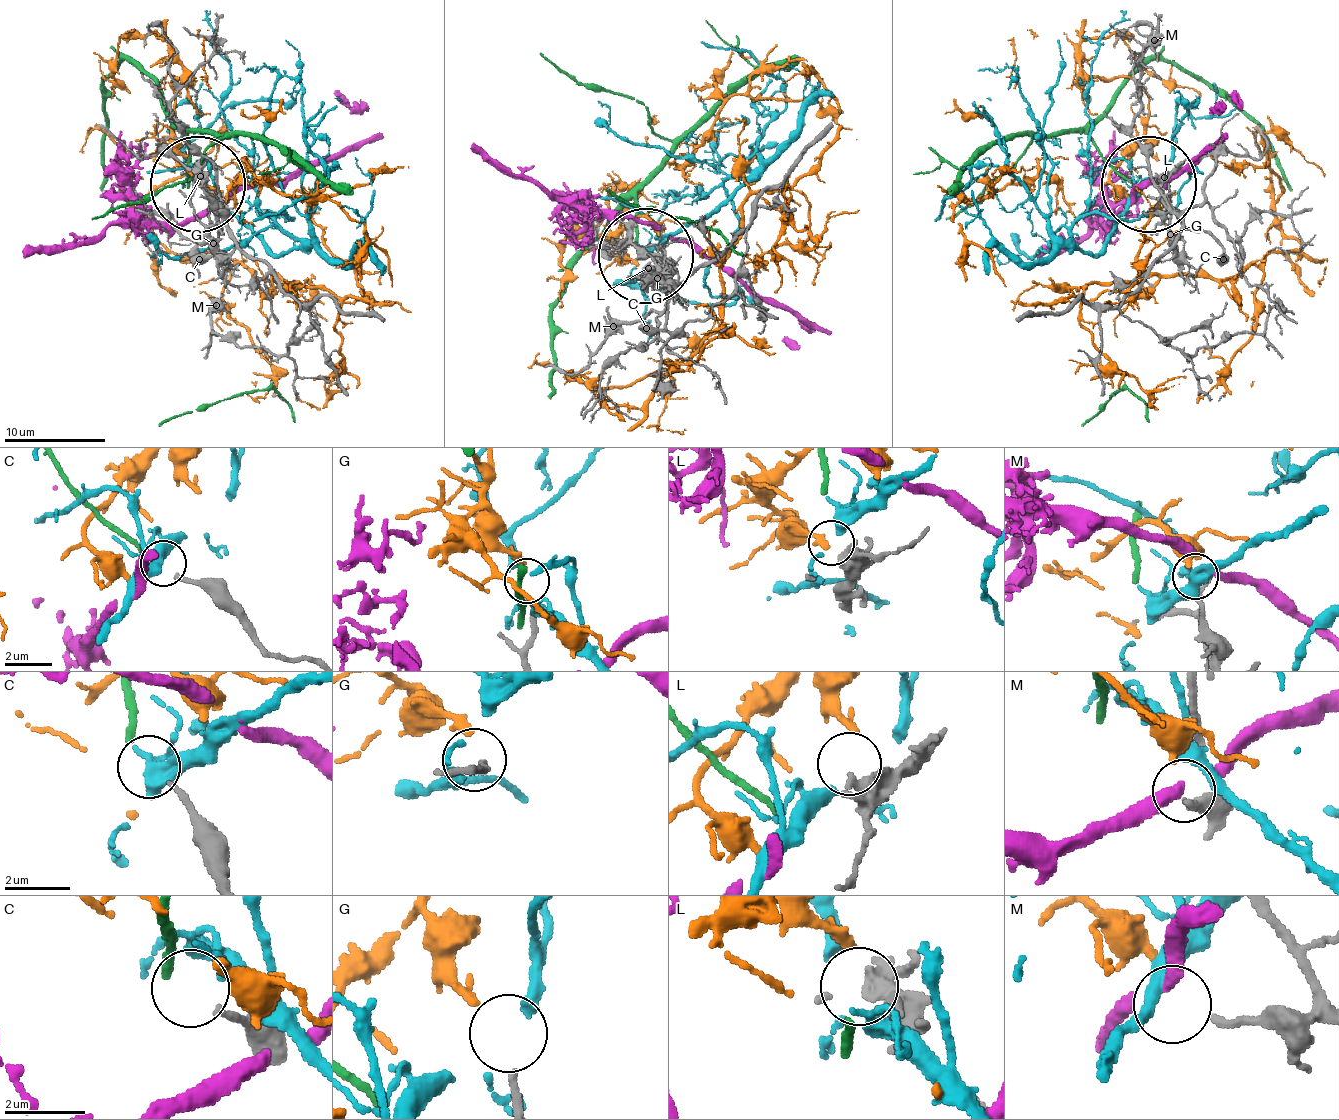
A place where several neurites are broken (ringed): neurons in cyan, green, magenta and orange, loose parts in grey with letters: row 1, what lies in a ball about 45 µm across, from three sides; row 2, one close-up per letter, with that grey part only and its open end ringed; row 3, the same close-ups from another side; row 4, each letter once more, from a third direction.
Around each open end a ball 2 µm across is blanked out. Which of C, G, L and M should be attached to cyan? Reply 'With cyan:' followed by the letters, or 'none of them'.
With cyan: none of them

